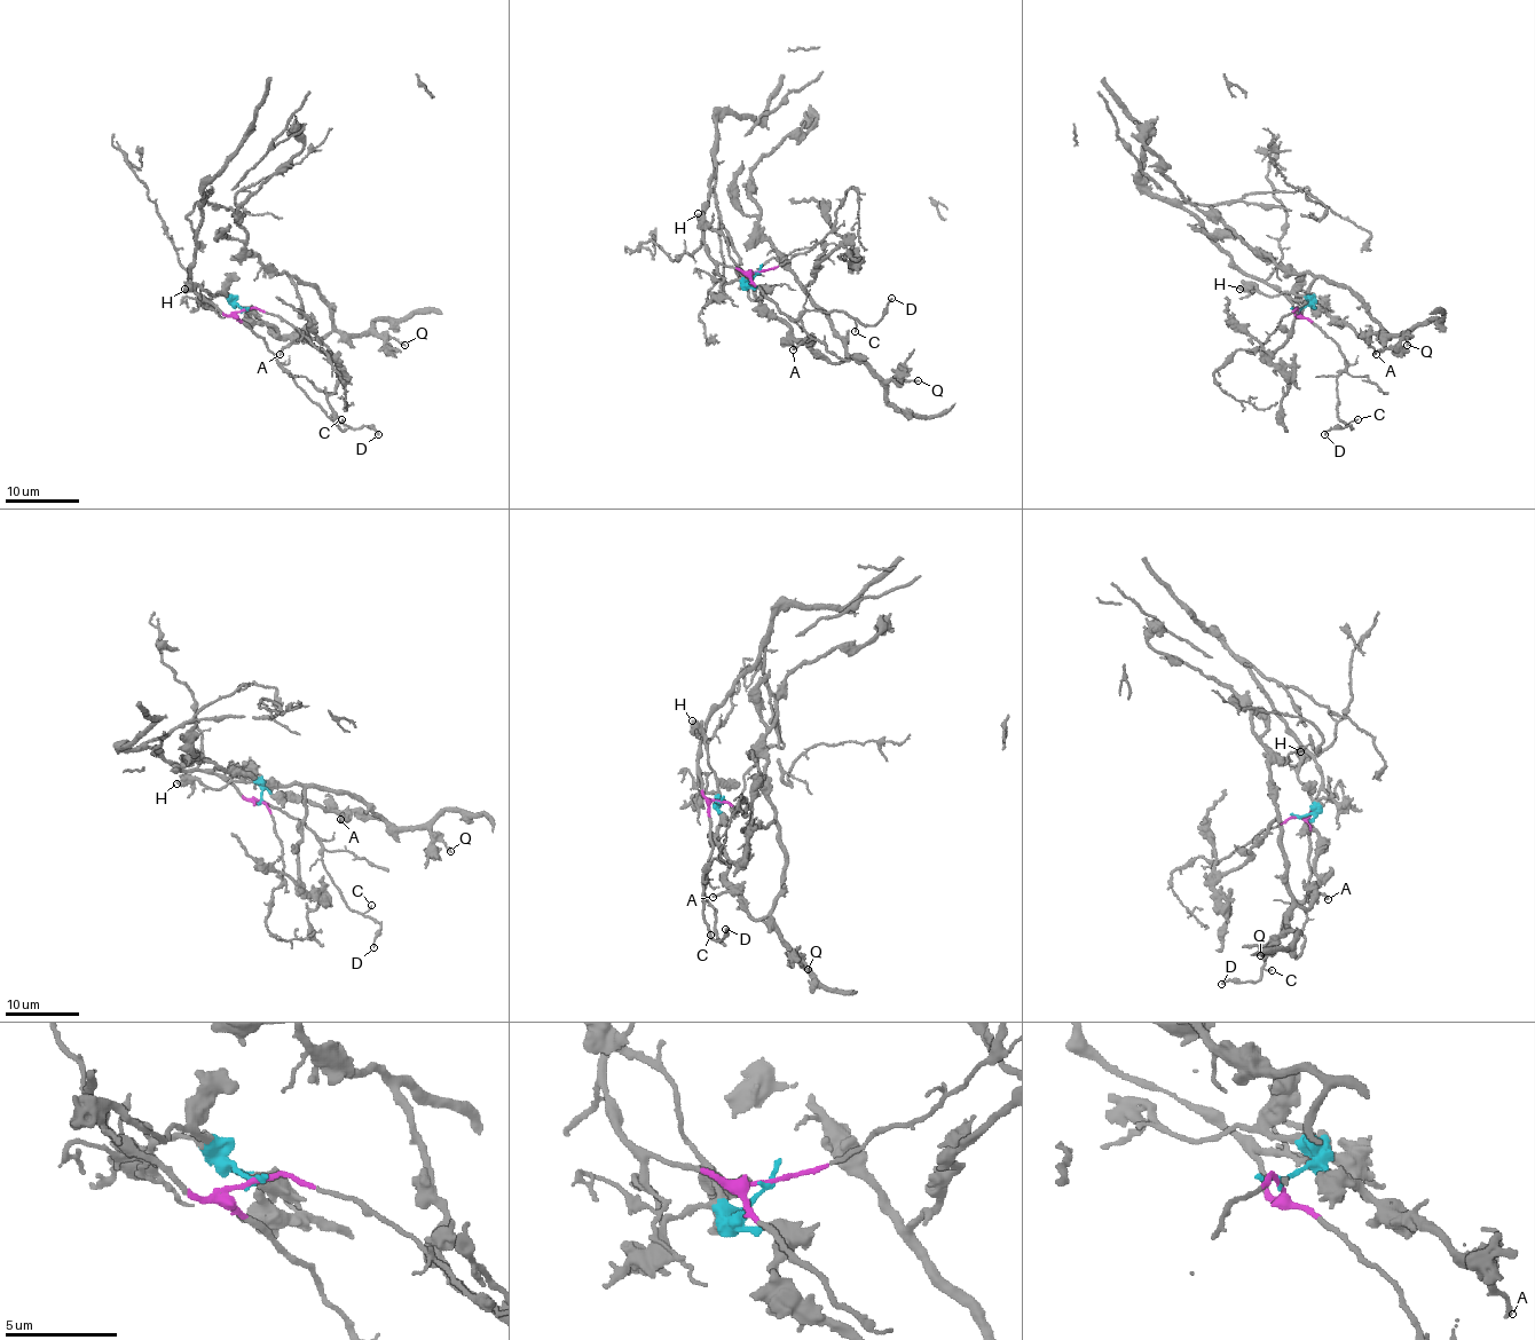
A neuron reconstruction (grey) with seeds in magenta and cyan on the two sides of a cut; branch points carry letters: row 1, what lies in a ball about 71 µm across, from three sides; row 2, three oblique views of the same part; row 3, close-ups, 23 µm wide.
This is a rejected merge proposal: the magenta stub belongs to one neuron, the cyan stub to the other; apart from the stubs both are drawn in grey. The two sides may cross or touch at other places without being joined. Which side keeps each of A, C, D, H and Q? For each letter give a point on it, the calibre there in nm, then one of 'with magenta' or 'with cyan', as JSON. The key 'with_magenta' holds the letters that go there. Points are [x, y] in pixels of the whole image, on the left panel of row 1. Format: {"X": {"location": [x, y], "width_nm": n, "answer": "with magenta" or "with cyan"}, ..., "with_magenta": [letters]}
{"A": {"location": [280, 354], "width_nm": 200, "answer": "with cyan"}, "C": {"location": [341, 419], "width_nm": 100, "answer": "with magenta"}, "D": {"location": [378, 434], "width_nm": 170, "answer": "with magenta"}, "H": {"location": [185, 289], "width_nm": 550, "answer": "with cyan"}, "Q": {"location": [404, 345], "width_nm": 180, "answer": "with cyan"}, "with_magenta": ["C", "D"]}

